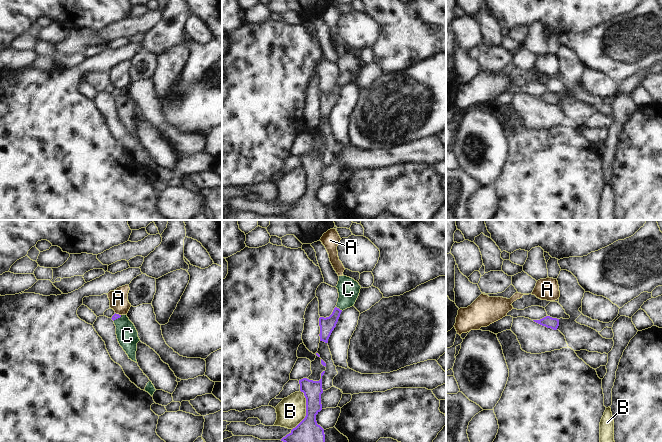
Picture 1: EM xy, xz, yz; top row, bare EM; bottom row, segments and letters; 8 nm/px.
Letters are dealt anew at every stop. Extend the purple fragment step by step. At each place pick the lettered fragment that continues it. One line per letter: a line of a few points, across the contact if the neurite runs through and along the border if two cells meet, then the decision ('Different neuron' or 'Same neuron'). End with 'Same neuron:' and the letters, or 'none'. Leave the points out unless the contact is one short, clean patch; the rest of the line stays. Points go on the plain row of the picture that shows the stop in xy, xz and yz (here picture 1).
A: Line: xy (115, 88), (120, 91). Different neuron
B: Line: xz (300, 166), (305, 174), (305, 192), (292, 205). Different neuron
C: Line: xz (327, 101), (334, 93), (338, 84), (347, 75), (348, 65). Same neuron
Same neuron: C

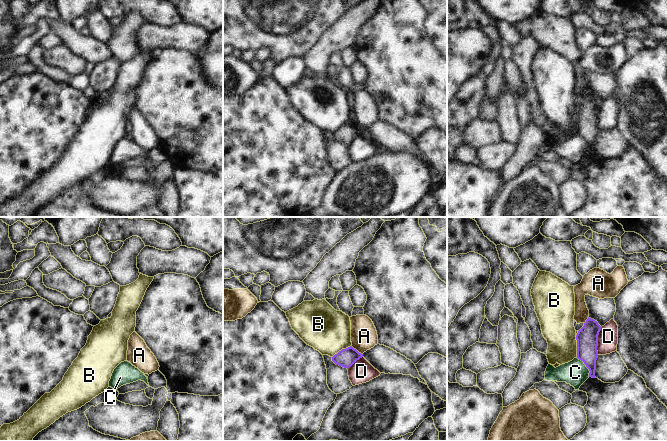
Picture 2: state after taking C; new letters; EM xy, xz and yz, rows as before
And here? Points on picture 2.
A: Different neuron
B: Line: yz (575, 111), (577, 132). Different neuron
C: Line: yz (576, 133), (588, 145), (589, 152). Different neuron
D: Different neuron
Same neuron: none

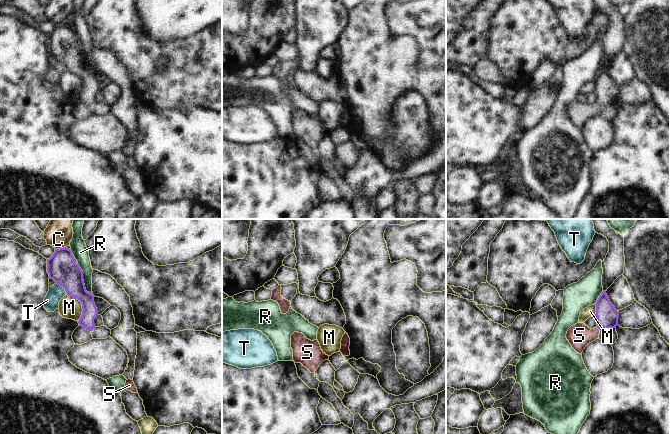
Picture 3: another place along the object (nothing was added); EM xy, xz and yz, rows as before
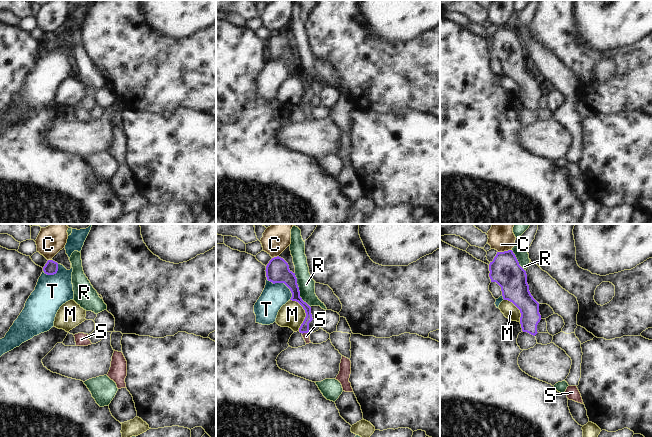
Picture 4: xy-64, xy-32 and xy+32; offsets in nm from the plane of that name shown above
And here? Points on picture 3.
C: Line: xy (65, 22), (55, 25). Different neuron
M: Line: xy (67, 70), (75, 73), (81, 80), (82, 90), (78, 97). Different neuron
R: Different neuron
S: Line: yz (607, 92), (599, 105), (591, 111), (579, 111). Same neuron
T: Line: xy (56, 58), (67, 70). Different neuron
Same neuron: S

